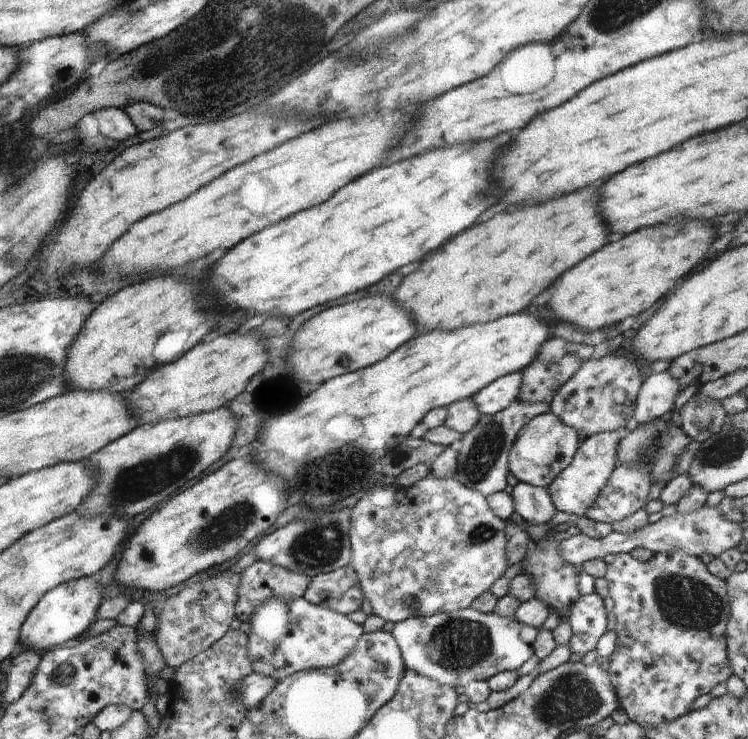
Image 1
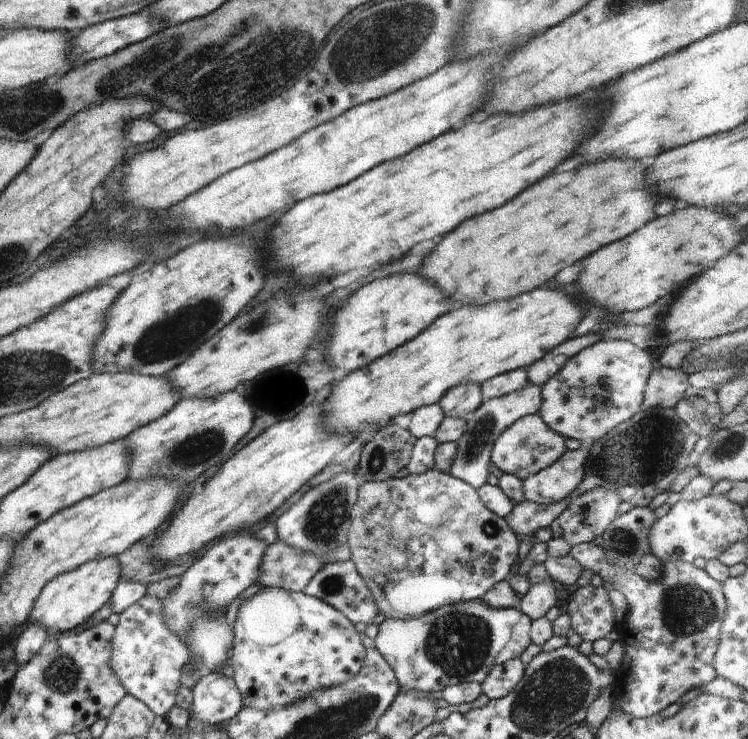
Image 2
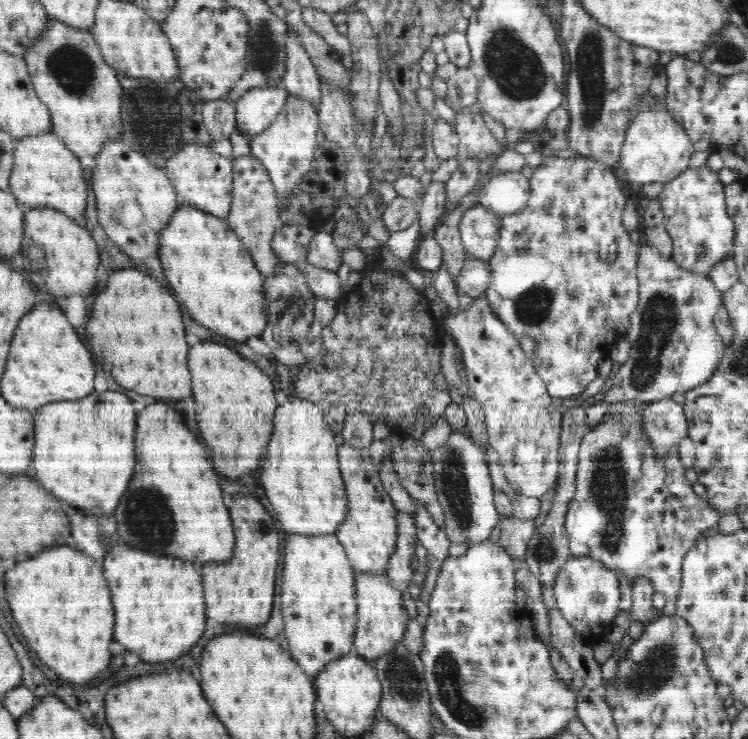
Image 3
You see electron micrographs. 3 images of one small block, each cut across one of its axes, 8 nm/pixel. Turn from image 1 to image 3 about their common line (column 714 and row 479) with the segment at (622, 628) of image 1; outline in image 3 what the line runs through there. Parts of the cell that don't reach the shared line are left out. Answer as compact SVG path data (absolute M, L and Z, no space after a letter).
M635 400L614 402L608 406L602 422L584 435L580 442L576 490L568 504L564 526L573 557L589 556L618 574L618 578L626 576L630 584L636 577L648 577L656 591L666 596L668 602L674 602L683 581L684 555L695 545L703 530L718 526L721 516L708 504L706 497L695 495L693 485L686 480L678 444L670 448L668 457L656 457L656 451L643 432L641 420L641 414L649 404Z

